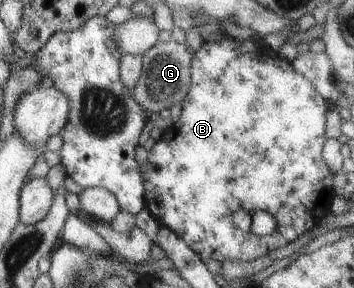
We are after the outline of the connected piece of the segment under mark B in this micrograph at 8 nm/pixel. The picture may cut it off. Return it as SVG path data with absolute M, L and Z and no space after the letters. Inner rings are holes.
M225 35L220 40L216 42L203 42L202 46L196 53L193 54L193 58L191 59L191 86L186 94L186 97L184 97L183 101L181 102L182 105L182 112L179 117L179 119L174 122L171 126L167 127L165 130L163 130L163 134L161 135L160 139L156 141L152 149L148 153L148 163L141 167L141 174L142 179L144 179L144 199L146 202L146 208L148 208L148 211L152 213L154 216L154 219L156 221L159 221L161 225L164 225L168 228L170 228L178 237L181 237L202 259L206 262L211 262L211 264L219 264L221 265L224 261L254 261L254 259L259 259L260 257L264 257L267 253L270 253L270 251L274 251L274 249L278 249L278 247L282 247L286 245L287 243L290 243L291 241L294 241L295 239L298 239L300 235L304 235L306 231L312 229L314 225L320 223L324 217L326 217L330 213L330 206L332 203L332 199L334 199L335 192L334 192L334 176L332 171L330 171L330 167L326 165L326 161L324 161L324 158L322 157L322 151L324 144L326 143L326 113L328 109L330 109L330 101L326 101L320 93L318 93L317 89L302 75L302 73L298 73L296 69L294 69L293 63L290 63L288 59L283 58L278 54L278 51L274 51L268 44L266 44L263 39L260 41L254 40L254 39L247 39L244 41L238 41L236 38L232 38L228 35ZM240 209L244 209L244 211L266 211L266 213L270 213L274 219L276 219L276 229L274 229L274 233L271 233L270 235L266 235L266 237L261 235L256 235L255 233L252 233L251 231L248 231L248 233L244 233L244 231L240 231L240 229L236 229L234 227L234 219L232 218L232 215L236 213L236 211L240 211Z

